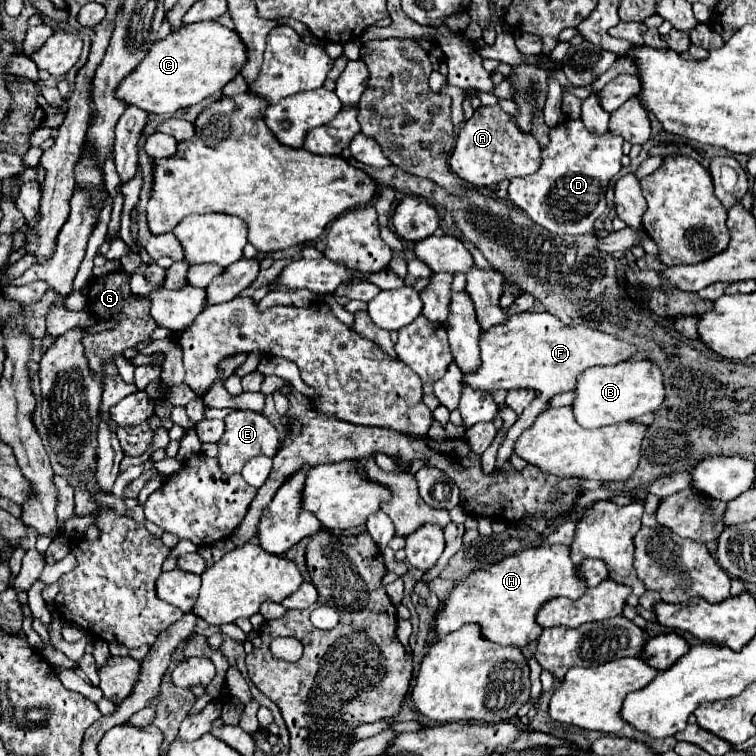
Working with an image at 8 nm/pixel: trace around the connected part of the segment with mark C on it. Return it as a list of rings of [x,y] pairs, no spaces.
[[[203,20],[181,26],[165,40],[153,44],[149,54],[117,88],[117,96],[127,104],[139,106],[149,114],[173,114],[181,108],[199,104],[203,98],[221,92],[247,64],[247,46],[235,30],[217,20]]]

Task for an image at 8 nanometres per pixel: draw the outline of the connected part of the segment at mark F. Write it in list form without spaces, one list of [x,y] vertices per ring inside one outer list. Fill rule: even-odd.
[[[523,312],[515,314],[501,326],[483,332],[481,336],[481,368],[463,376],[463,384],[479,390],[519,390],[531,388],[539,392],[537,400],[545,404],[551,396],[575,388],[575,378],[591,366],[605,366],[629,360],[637,348],[621,342],[611,334],[593,330],[589,326],[569,326],[551,312]]]

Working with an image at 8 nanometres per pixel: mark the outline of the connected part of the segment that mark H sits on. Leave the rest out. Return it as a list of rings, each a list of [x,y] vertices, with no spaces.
[[[543,544],[527,548],[461,580],[449,594],[443,610],[437,614],[435,630],[439,636],[445,636],[459,630],[465,622],[477,622],[487,640],[523,648],[543,634],[543,628],[535,622],[535,612],[539,612],[543,602],[559,596],[577,600],[587,592],[587,588],[589,586],[583,582],[583,572],[571,562],[569,546]]]

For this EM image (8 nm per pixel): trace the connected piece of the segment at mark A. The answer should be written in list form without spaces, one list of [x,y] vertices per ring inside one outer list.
[[[499,104],[479,106],[471,120],[463,124],[457,134],[455,150],[451,154],[451,170],[473,186],[491,186],[513,176],[533,174],[541,164],[541,146],[537,138],[523,132],[509,112],[503,112]]]

